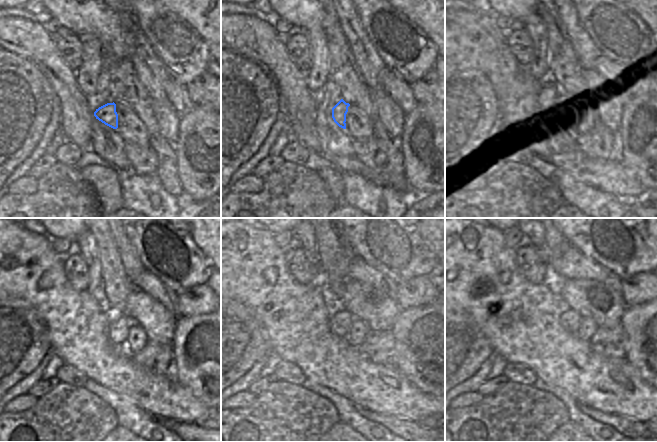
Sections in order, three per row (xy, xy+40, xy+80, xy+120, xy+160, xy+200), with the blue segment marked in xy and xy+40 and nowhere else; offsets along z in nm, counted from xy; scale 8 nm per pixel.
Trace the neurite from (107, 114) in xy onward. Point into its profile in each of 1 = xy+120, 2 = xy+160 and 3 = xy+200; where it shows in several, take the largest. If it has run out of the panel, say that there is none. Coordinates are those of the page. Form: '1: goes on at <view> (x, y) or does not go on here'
1: goes on at xy+120 (117, 330)
2: goes on at xy+160 (341, 321)
3: goes on at xy+200 (569, 319)

